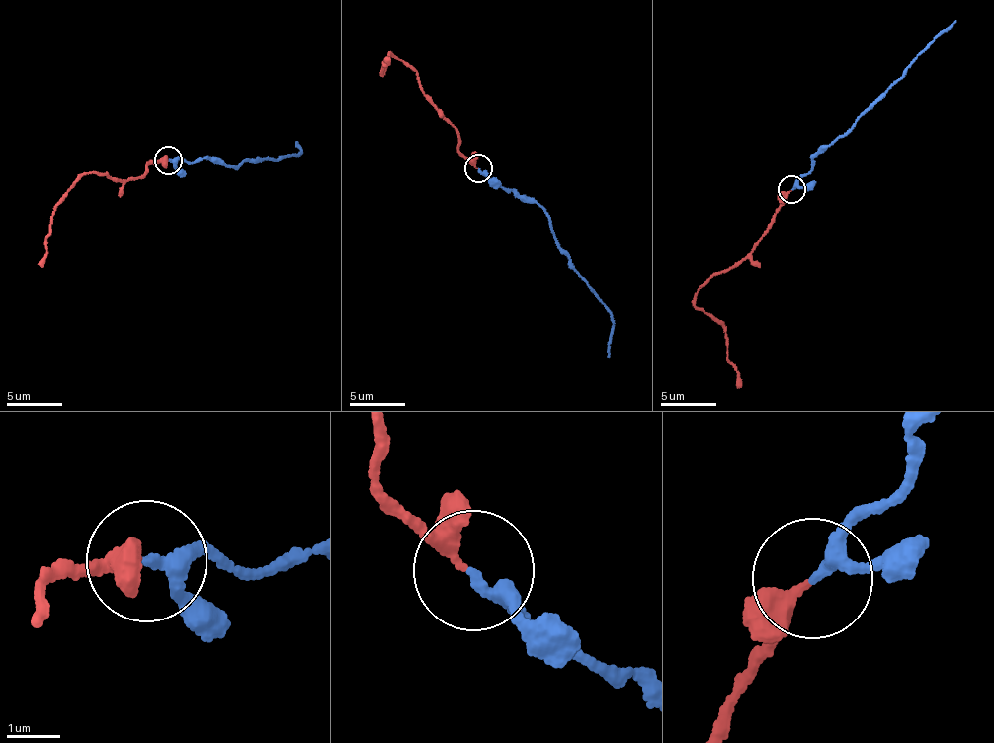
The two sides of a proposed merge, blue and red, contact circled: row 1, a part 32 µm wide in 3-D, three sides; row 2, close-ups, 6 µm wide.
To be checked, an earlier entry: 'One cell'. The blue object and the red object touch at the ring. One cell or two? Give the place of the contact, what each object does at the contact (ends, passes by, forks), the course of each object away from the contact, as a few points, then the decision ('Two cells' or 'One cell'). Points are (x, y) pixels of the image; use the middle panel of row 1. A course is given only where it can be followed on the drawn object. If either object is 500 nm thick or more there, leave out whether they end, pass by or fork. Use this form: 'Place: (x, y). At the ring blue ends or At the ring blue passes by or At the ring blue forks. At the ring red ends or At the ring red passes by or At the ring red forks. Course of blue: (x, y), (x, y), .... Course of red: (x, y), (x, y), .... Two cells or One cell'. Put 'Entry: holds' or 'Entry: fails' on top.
Entry: holds
Place: (478, 168). At the ring blue passes by. At the ring red passes by. Course of blue: (478, 167), (502, 189), (536, 199), (543, 206), (574, 271), (591, 286), (614, 325), (610, 357). Course of red: (478, 167), (464, 158), (451, 123), (433, 106), (415, 71), (389, 54), (380, 73), (390, 61), (384, 58). One cell

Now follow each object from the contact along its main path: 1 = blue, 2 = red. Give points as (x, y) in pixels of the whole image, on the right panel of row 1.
1: (790, 190), (811, 169), (824, 146), (834, 143), (956, 21)
2: (790, 190), (742, 259), (697, 291), (696, 306), (716, 317), (724, 332), (737, 387)

